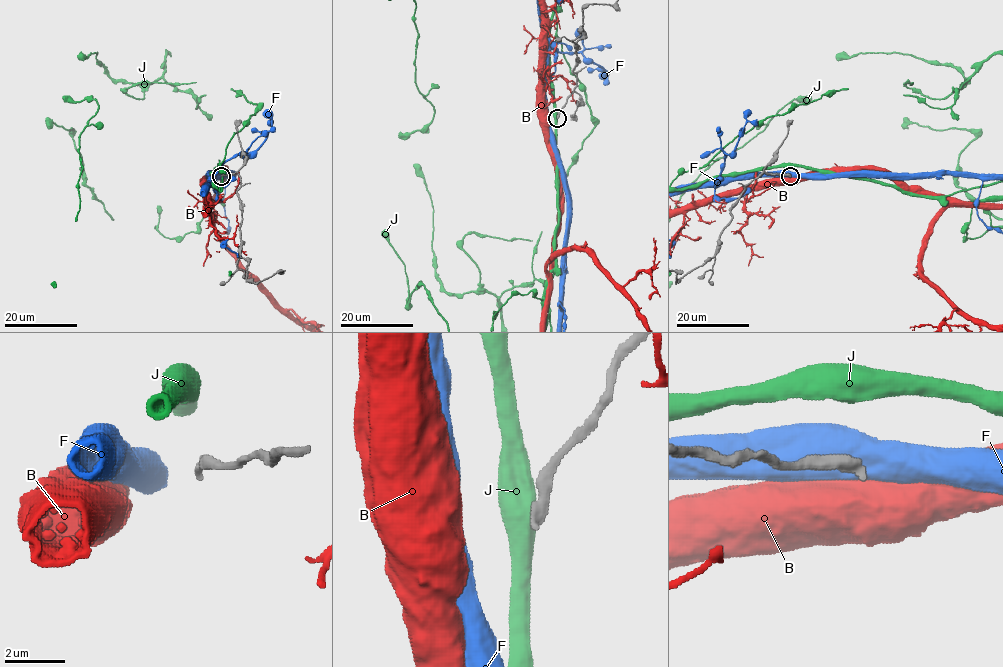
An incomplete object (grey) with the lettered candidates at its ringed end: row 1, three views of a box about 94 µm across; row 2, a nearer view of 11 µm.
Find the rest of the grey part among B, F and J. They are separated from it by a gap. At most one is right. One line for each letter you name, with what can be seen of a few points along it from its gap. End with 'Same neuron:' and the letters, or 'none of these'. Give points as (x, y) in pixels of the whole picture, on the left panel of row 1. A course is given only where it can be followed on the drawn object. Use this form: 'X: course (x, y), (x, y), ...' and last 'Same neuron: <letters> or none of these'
Same neuron: none of these

